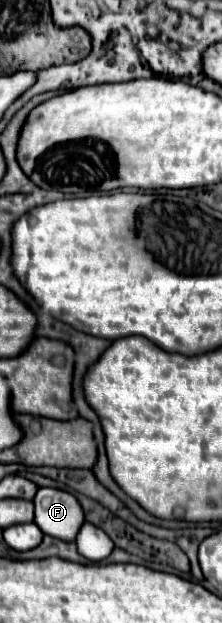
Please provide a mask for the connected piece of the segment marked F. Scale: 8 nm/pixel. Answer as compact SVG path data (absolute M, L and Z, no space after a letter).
M40 488L32 502L34 522L44 534L66 542L76 538L78 528L84 522L84 512L70 492L58 488Z

